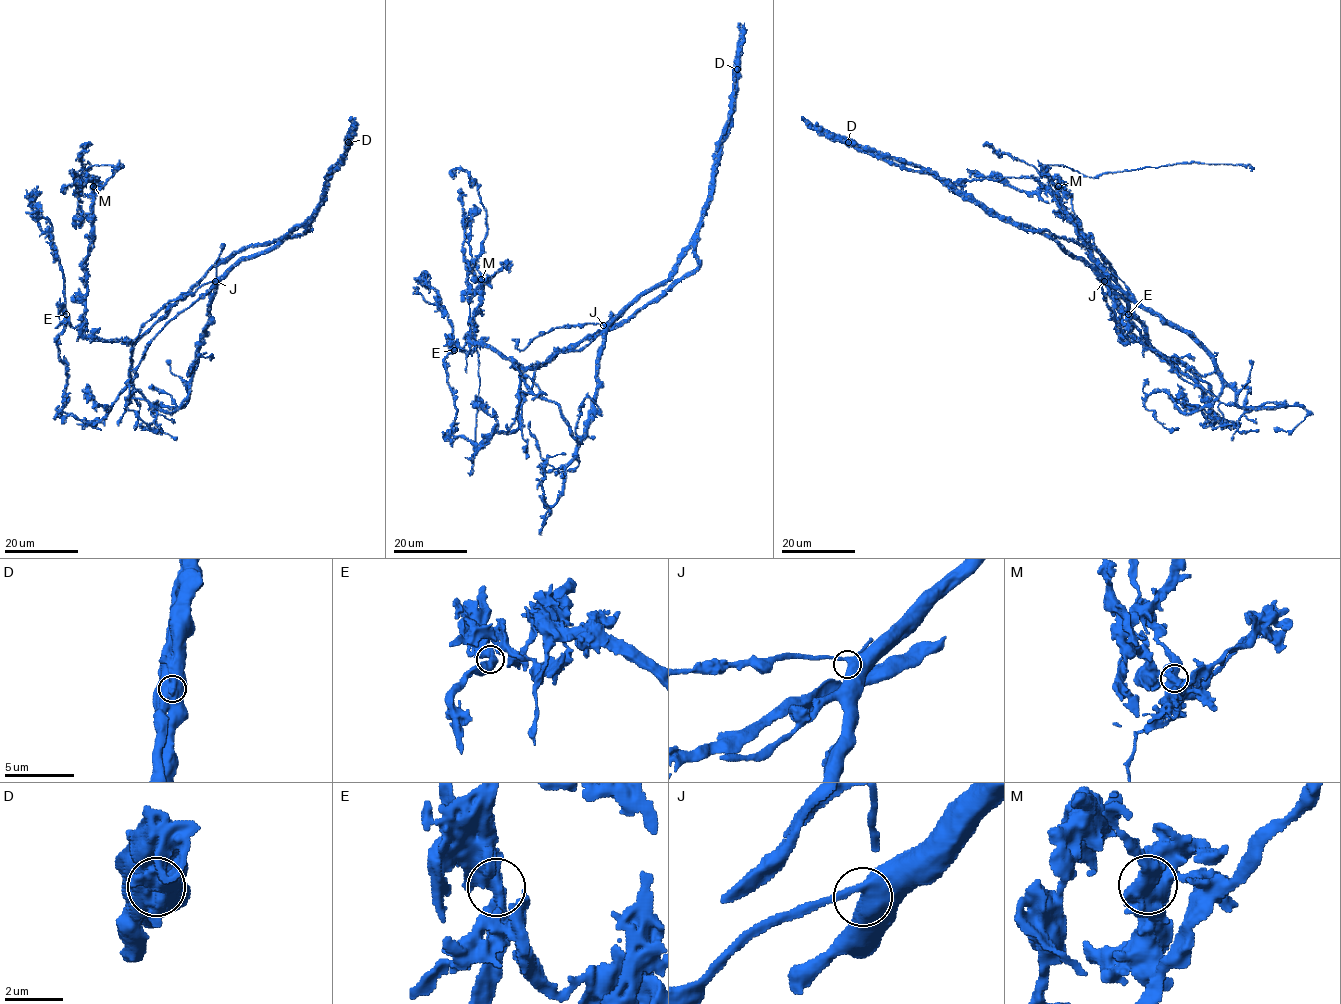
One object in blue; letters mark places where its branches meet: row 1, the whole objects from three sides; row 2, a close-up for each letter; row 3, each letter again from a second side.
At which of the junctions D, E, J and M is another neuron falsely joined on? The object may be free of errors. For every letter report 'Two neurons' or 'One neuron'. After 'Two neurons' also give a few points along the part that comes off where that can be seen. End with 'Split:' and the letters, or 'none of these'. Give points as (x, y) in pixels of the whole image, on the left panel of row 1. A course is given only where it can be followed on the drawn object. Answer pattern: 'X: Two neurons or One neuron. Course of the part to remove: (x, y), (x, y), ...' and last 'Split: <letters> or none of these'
D: Two neurons. Course of the part to remove: (348, 142), (309, 216), (219, 281), (181, 404), (169, 413), (138, 391), (128, 398), (151, 429), (143, 430)
E: One neuron
J: One neuron
M: One neuron
Split: D

